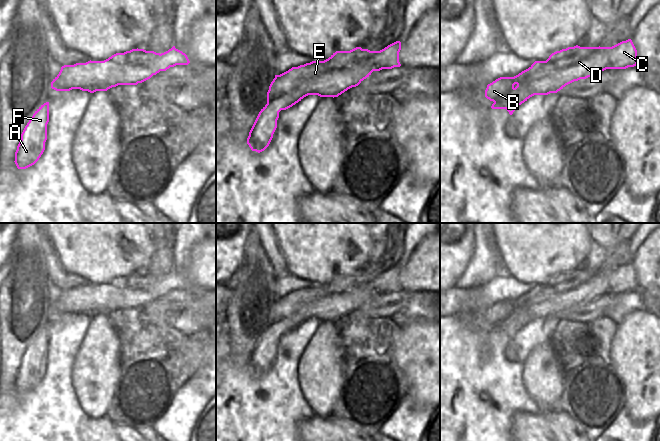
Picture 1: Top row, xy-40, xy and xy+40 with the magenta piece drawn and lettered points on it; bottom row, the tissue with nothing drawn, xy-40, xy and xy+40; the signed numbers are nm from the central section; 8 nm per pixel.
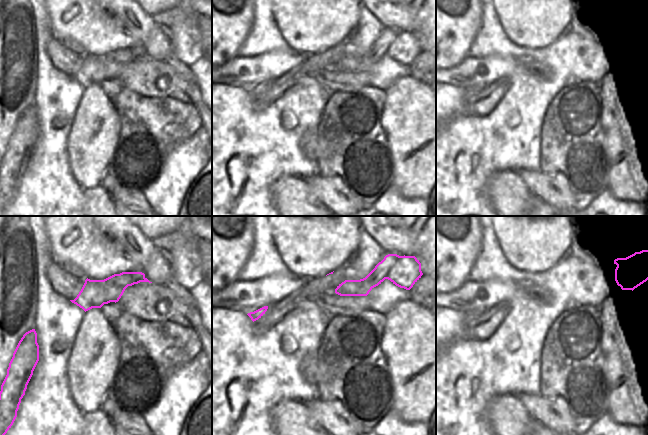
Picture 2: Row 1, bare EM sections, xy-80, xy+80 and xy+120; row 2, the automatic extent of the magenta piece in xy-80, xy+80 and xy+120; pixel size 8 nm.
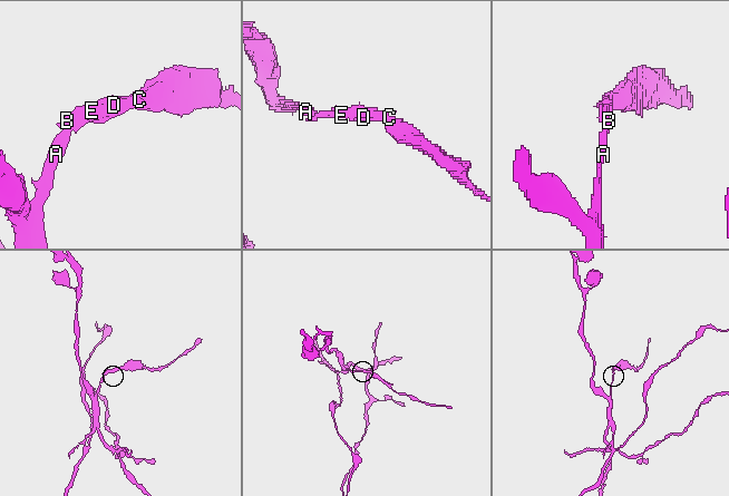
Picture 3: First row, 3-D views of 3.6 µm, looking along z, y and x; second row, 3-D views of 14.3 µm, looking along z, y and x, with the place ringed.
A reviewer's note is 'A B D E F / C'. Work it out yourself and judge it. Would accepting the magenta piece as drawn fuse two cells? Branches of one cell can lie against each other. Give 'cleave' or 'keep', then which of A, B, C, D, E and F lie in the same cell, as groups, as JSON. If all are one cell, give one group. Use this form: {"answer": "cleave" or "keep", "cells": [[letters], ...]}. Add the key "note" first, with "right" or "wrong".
{"note": "right", "answer": "cleave", "cells": [["A", "B", "D", "E", "F"], ["C"]]}

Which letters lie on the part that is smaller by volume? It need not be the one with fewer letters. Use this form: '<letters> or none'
C

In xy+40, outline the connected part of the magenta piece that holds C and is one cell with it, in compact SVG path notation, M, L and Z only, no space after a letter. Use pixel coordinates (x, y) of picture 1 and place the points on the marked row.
M628 39L612 47L603 47L603 54L589 64L598 67L599 71L634 67L637 65L637 50L632 40Z

